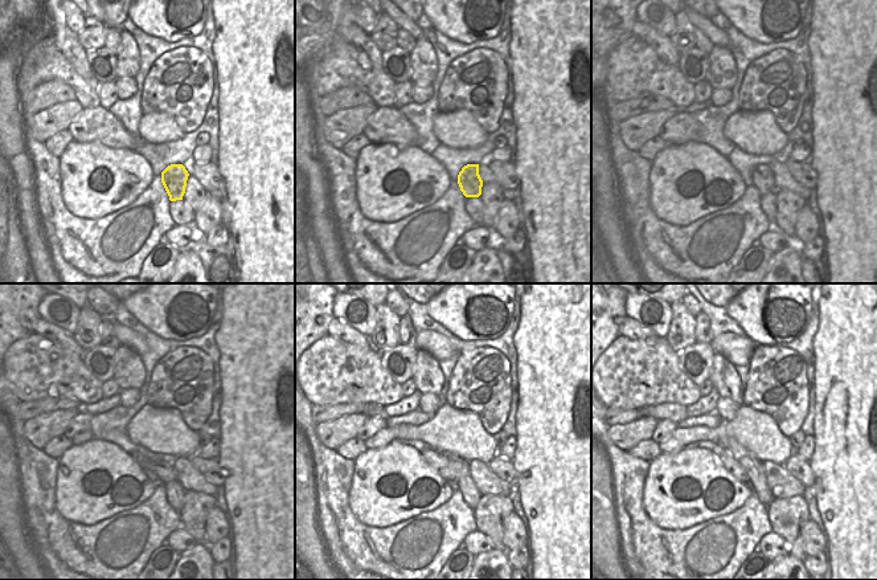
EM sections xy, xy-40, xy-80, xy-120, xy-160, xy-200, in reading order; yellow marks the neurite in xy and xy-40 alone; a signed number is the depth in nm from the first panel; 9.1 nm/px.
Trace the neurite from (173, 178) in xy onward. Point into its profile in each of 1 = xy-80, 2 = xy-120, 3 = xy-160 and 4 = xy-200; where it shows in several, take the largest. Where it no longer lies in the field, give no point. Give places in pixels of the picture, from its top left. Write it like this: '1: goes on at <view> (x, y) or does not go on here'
1: goes on at xy-80 (762, 175)
2: goes on at xy-120 (166, 472)
3: goes on at xy-160 (453, 465)
4: goes on at xy-200 (724, 456)

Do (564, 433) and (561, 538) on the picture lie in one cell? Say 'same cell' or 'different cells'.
same cell

